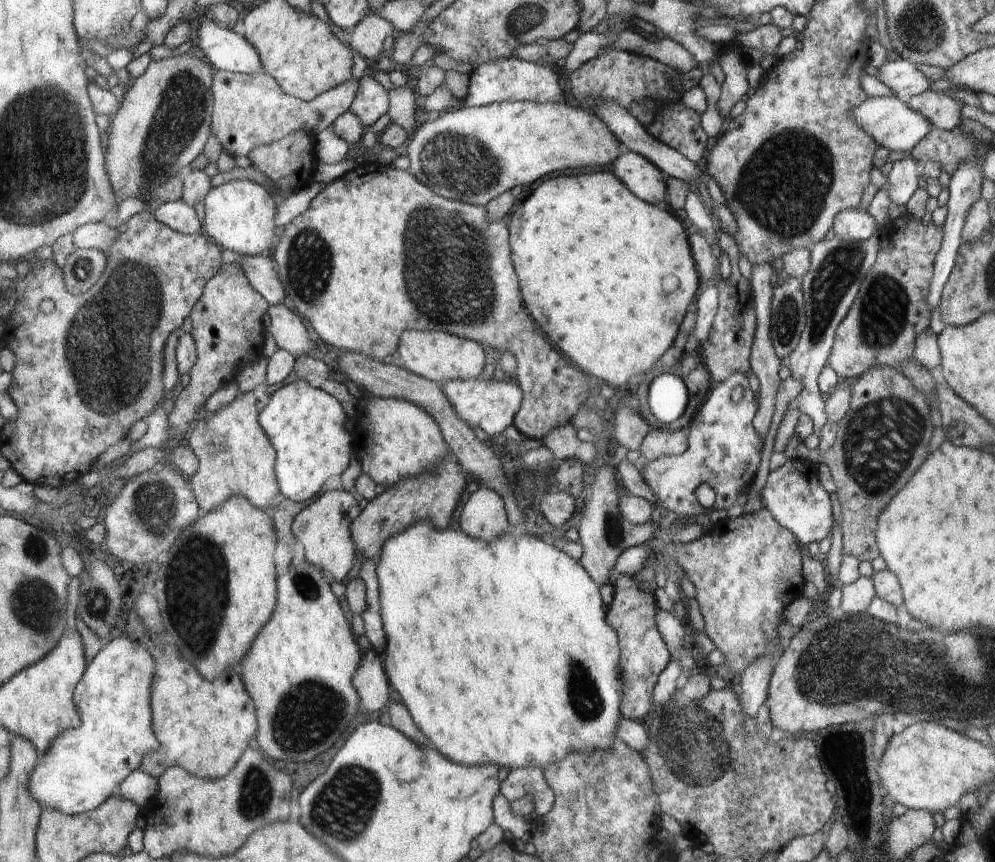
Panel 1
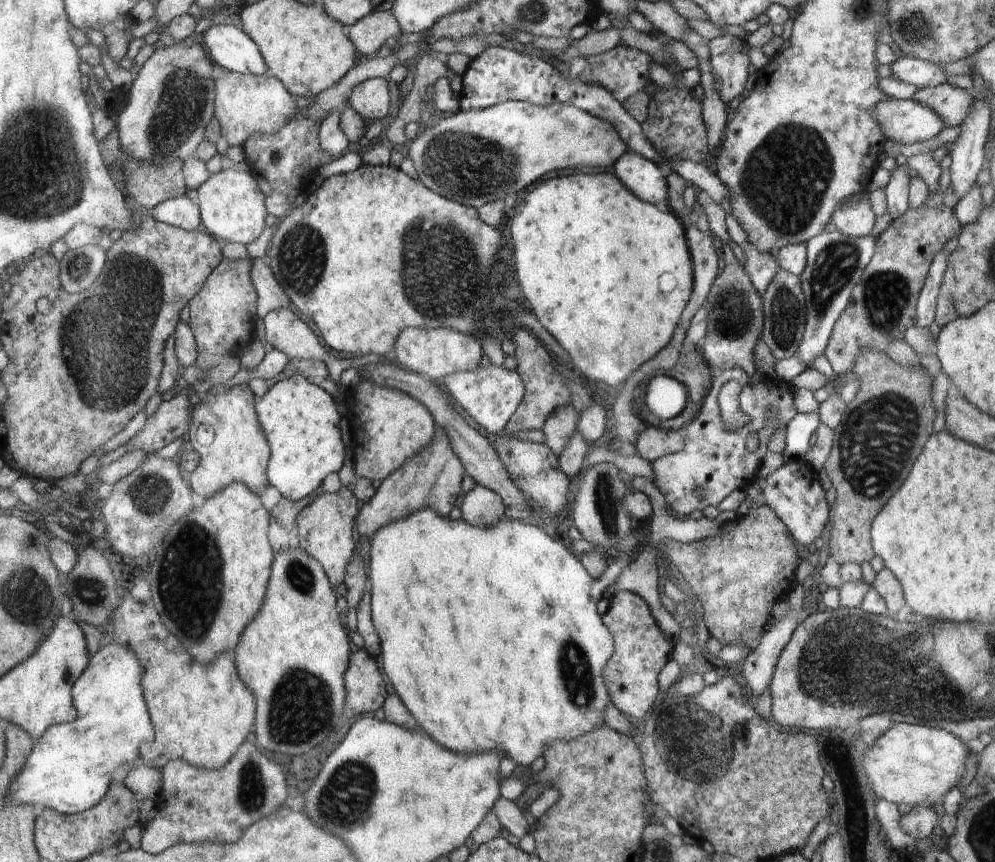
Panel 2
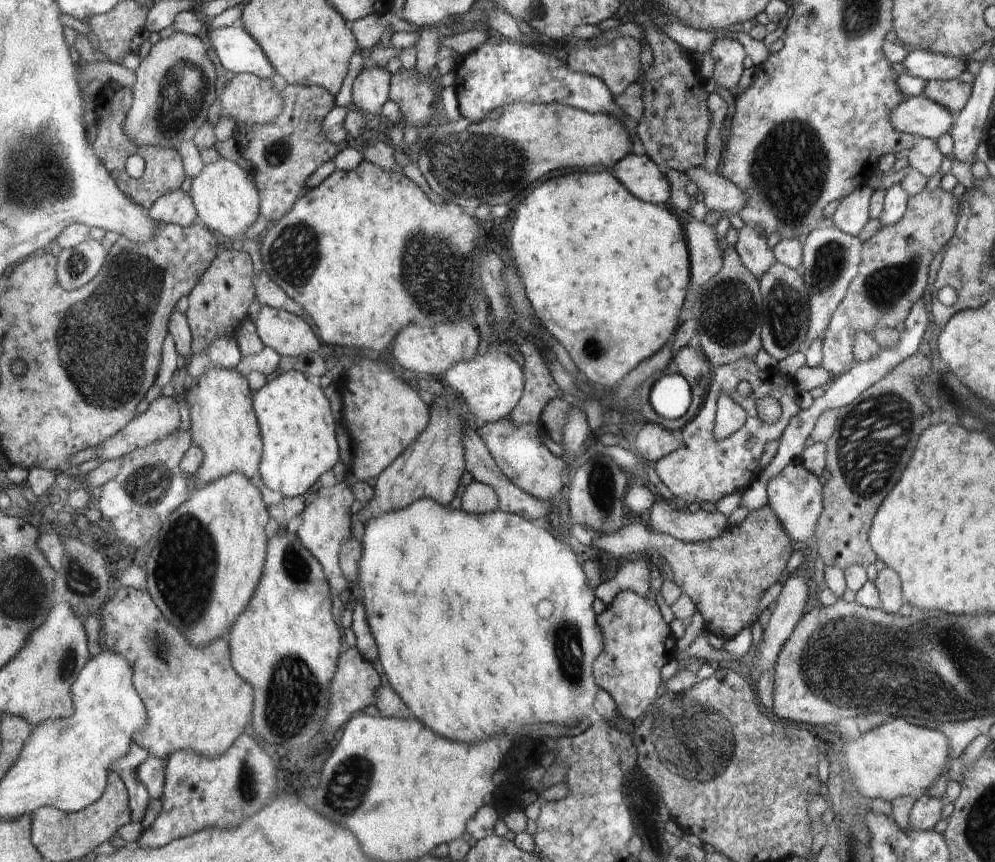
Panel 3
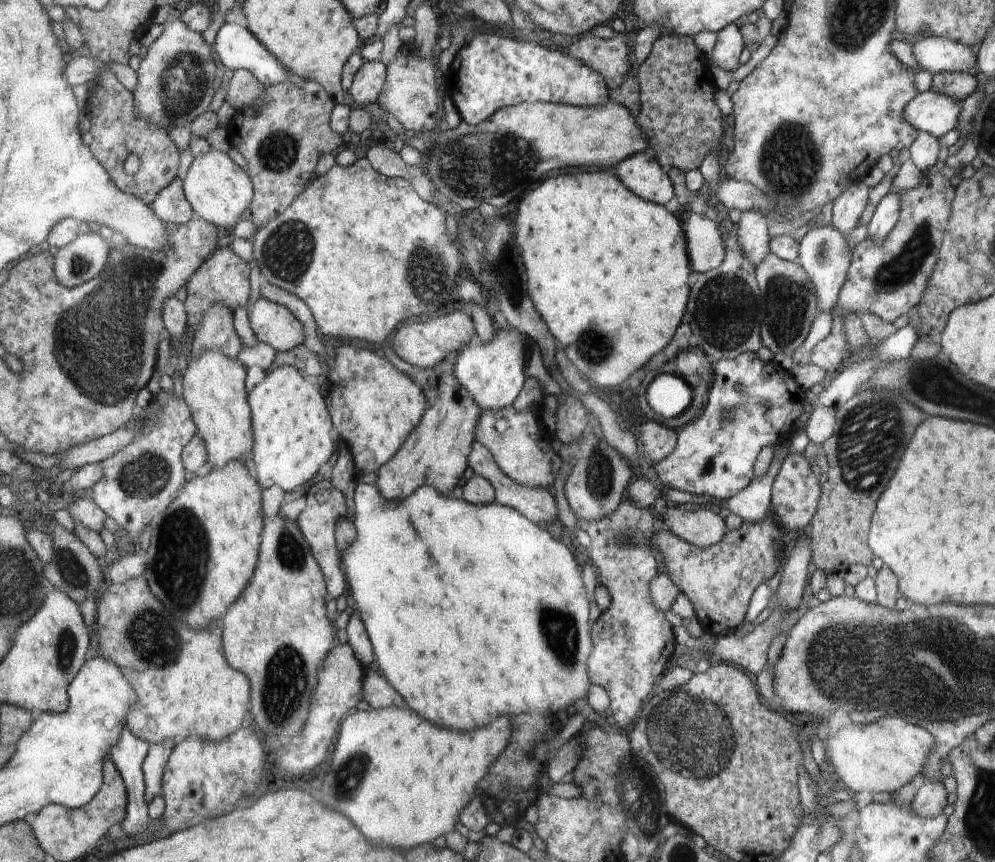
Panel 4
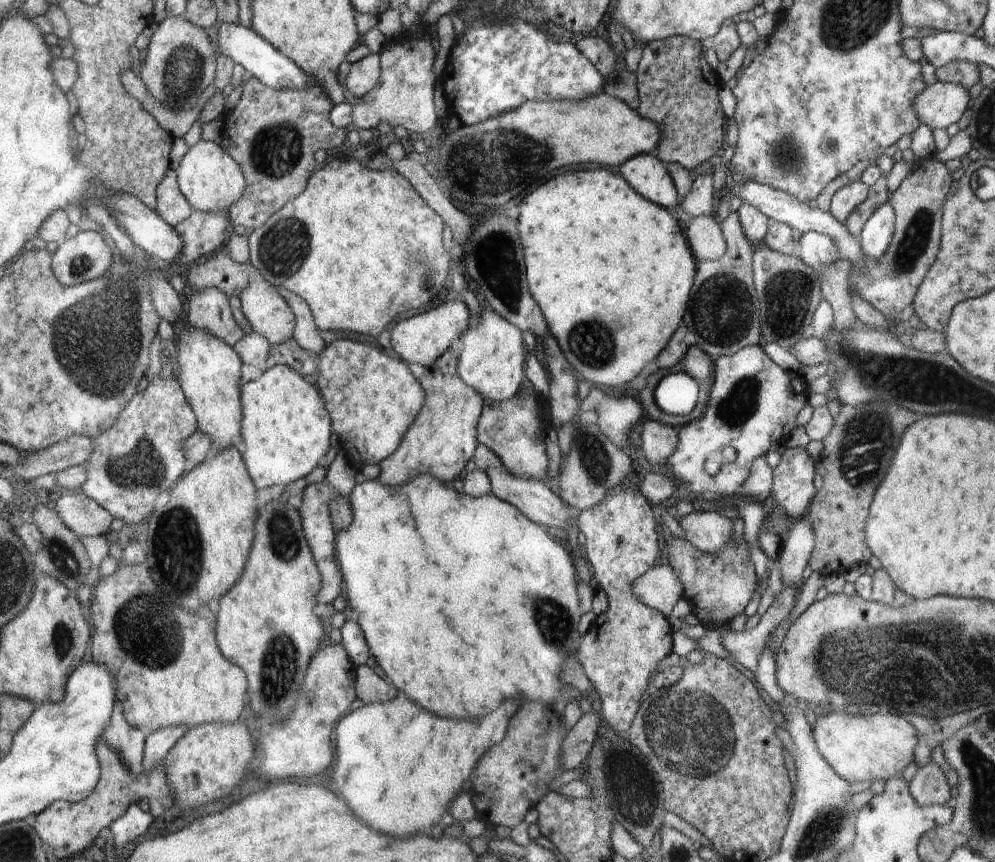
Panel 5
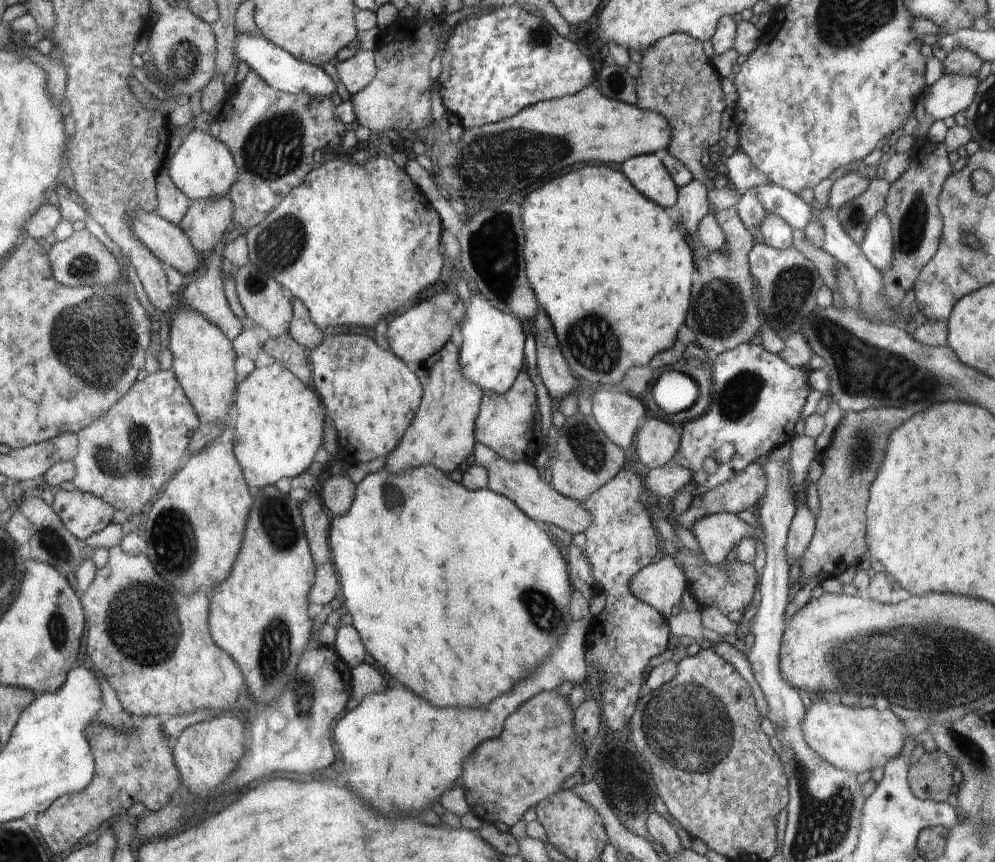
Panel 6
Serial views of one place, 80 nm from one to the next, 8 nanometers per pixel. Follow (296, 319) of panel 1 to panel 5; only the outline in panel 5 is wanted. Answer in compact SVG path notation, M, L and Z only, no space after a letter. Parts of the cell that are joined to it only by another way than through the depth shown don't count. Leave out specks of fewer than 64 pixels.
M252 268L249 275L249 284L239 294L241 309L250 323L254 333L263 336L271 345L281 345L293 337L295 329L295 316L288 303L280 296L280 293L268 281L262 280L262 276Z

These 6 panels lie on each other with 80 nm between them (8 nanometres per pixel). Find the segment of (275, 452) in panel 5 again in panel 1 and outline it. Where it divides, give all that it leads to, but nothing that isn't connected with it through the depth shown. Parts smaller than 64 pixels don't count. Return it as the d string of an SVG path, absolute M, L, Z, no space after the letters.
M294 380L270 390L270 400L261 413L261 428L277 452L274 472L283 497L295 502L314 498L326 478L340 476L348 468L352 436L344 428L346 412L342 404L322 390L314 390L304 380Z

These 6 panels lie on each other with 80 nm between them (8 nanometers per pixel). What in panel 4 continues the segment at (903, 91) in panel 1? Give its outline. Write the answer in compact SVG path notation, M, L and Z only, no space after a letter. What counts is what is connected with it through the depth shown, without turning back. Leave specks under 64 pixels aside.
M923 37L920 41L913 42L912 46L916 66L931 72L933 76L941 72L968 73L977 64L977 56L971 47L944 37Z

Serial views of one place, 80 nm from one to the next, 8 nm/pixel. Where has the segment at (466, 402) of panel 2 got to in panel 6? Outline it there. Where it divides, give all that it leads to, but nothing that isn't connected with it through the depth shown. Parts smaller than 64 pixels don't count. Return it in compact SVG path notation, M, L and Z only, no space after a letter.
M472 290L466 320L461 324L461 365L474 384L497 395L506 394L524 366L524 334L517 317L494 308L486 298Z

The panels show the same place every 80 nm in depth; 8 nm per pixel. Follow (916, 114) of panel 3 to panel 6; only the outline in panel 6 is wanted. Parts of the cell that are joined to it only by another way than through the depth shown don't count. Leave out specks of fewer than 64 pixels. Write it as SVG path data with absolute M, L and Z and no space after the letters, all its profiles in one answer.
M942 75L926 88L923 105L932 120L946 120L964 112L976 96L977 78L966 75Z

